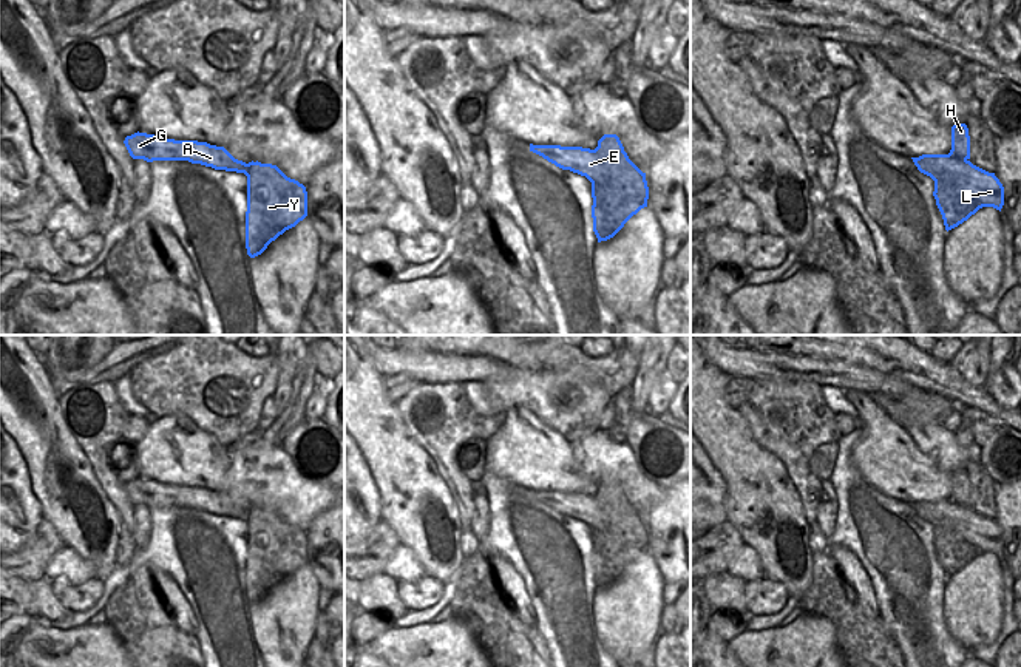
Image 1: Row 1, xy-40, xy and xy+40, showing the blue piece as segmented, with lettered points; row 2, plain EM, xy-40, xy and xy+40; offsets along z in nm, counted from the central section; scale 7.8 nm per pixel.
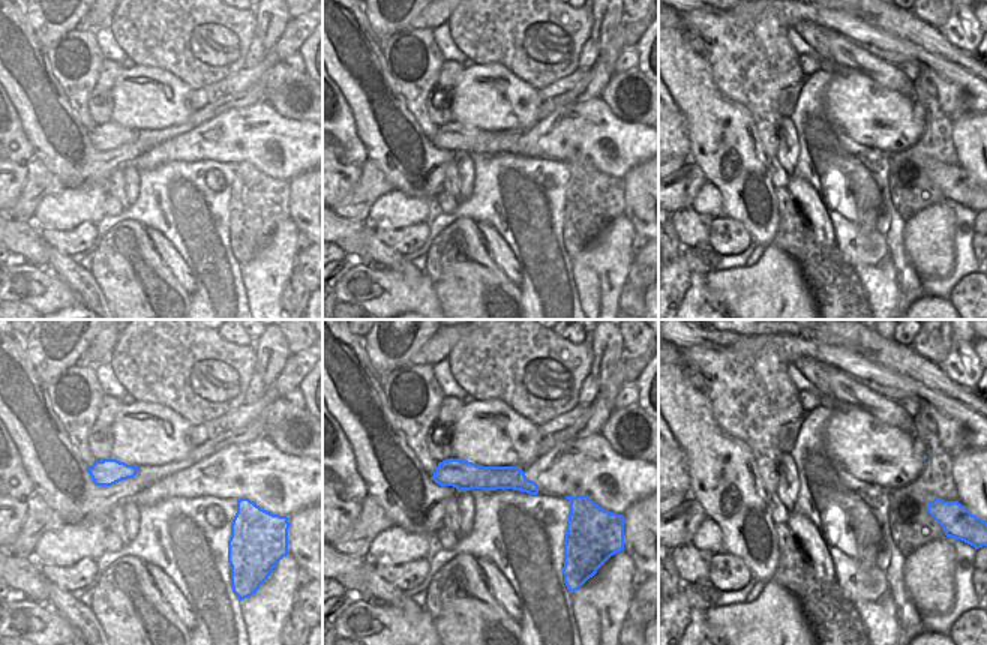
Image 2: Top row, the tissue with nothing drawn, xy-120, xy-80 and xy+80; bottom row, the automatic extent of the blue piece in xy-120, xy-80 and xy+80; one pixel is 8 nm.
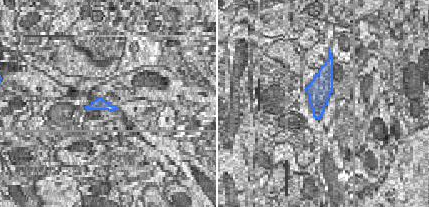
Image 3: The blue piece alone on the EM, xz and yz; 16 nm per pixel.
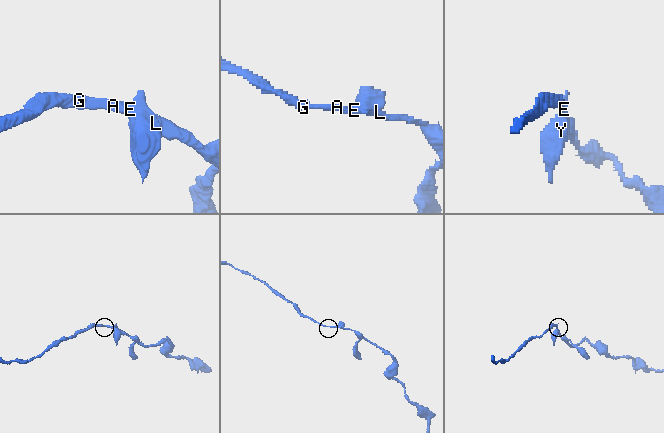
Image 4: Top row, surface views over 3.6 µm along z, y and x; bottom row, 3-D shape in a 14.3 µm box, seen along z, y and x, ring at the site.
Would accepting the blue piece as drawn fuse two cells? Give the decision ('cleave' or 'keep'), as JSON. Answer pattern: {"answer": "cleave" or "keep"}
{"answer": "cleave"}

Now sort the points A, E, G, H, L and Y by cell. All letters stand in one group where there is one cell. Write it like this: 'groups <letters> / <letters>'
groups A E G L / H Y

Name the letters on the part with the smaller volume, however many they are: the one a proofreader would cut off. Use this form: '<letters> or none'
H, Y

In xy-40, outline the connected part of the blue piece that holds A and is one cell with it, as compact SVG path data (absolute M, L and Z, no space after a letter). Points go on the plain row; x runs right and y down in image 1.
M134 479L124 486L133 505L153 506L188 506L215 516L236 517L250 522L250 511L235 505L224 493L198 486L162 485L154 480Z

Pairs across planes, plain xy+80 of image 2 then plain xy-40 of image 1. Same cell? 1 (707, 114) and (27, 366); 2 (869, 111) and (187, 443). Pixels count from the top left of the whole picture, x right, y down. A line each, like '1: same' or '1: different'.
1: same
2: same

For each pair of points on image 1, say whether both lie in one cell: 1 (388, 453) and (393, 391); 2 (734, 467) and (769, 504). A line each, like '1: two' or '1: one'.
1: two
2: one

